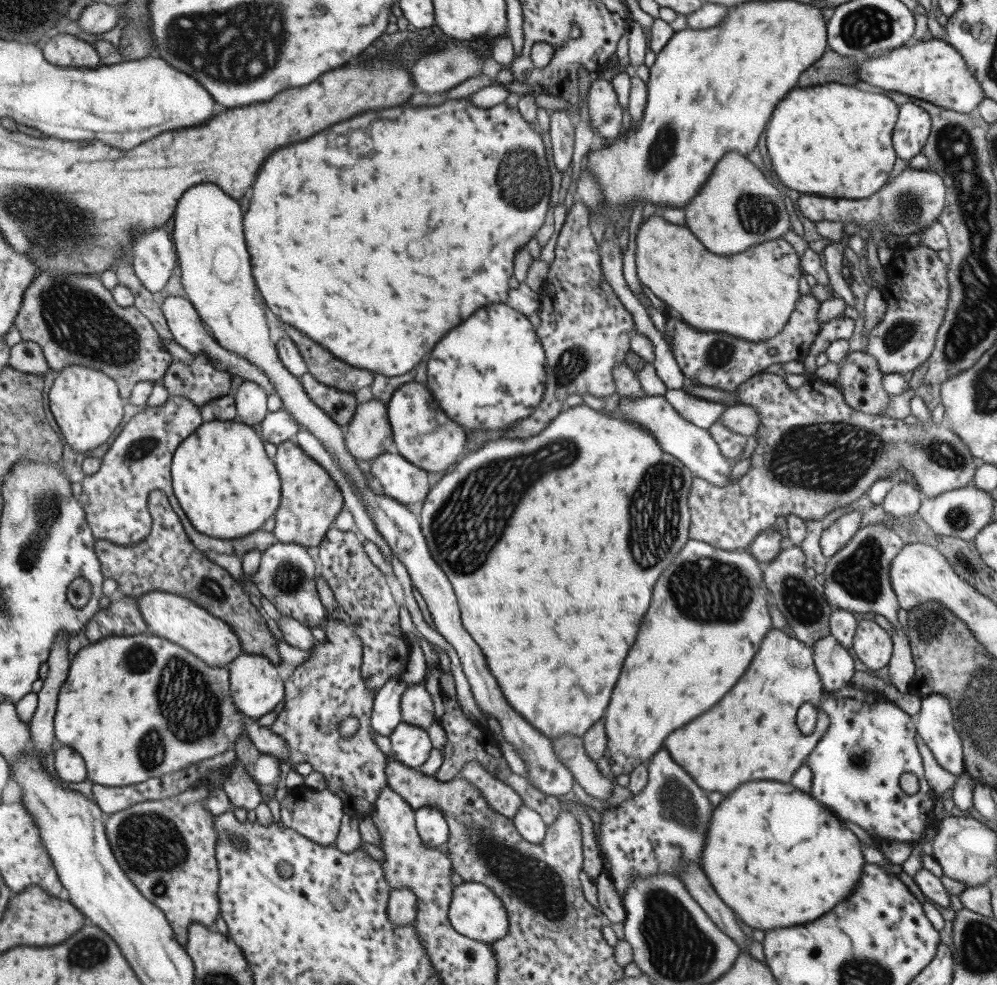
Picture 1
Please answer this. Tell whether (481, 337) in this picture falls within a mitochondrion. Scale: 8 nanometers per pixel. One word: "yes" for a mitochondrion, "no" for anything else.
no

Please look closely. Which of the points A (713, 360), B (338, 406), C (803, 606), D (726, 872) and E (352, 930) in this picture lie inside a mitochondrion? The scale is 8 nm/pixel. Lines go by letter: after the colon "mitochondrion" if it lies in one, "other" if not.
A: mitochondrion
B: mitochondrion
C: mitochondrion
D: other
E: other

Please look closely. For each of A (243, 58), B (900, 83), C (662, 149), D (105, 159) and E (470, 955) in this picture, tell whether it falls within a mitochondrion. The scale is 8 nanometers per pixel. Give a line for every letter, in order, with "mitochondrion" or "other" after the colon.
A: mitochondrion
B: other
C: mitochondrion
D: other
E: other

